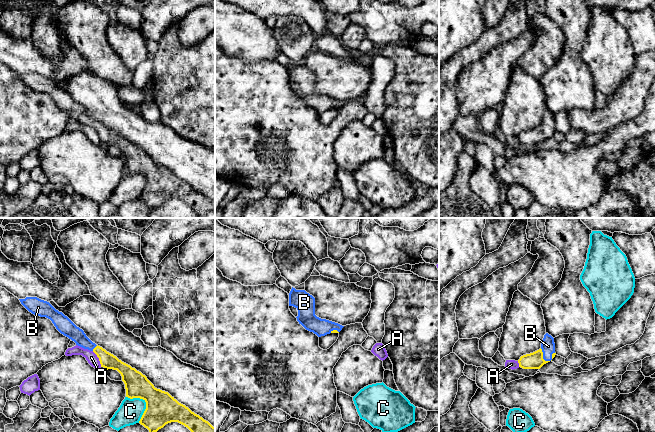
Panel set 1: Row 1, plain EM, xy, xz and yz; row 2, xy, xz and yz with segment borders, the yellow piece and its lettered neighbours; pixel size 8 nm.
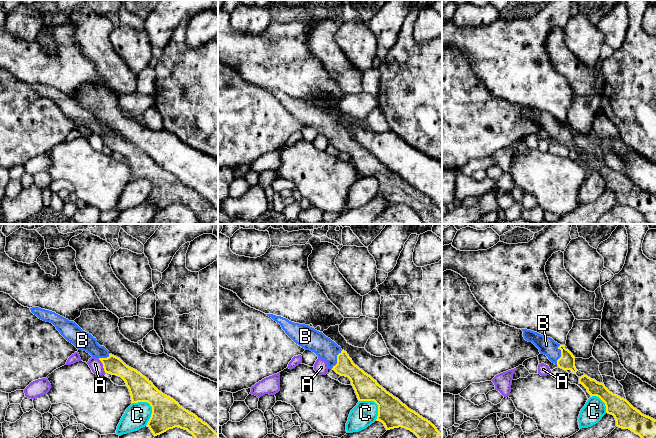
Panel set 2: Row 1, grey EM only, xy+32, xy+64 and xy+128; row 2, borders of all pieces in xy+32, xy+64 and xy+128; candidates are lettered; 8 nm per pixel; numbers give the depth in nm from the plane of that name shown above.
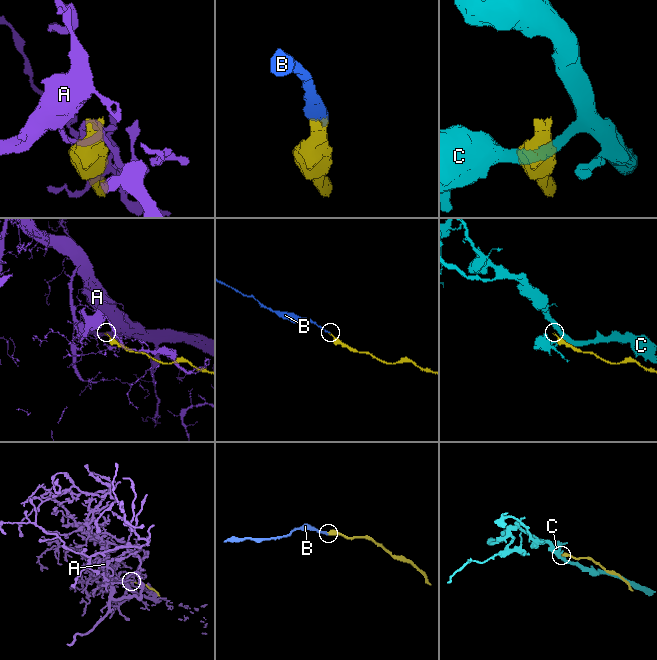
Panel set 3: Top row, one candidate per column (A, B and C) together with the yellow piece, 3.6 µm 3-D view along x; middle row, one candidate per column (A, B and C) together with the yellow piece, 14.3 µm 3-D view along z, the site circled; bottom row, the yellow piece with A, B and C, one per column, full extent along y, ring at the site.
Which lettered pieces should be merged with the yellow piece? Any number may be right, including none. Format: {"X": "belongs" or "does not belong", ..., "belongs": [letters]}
{"A": "does not belong", "B": "belongs", "C": "does not belong", "belongs": ["B"]}

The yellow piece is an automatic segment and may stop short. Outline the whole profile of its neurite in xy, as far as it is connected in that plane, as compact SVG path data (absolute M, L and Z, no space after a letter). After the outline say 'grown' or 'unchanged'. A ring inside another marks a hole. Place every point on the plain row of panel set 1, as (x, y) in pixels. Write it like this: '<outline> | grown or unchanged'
M26 73L19 76L35 92L50 95L56 105L74 117L76 121L93 127L99 134L101 143L107 146L117 146L121 150L126 173L140 174L146 178L146 185L139 199L149 206L149 210L157 208L168 199L178 198L187 203L199 218L215 218L215 203L208 197L179 179L168 168L155 164L141 148L93 119L82 105L49 78L37 73Z | grown

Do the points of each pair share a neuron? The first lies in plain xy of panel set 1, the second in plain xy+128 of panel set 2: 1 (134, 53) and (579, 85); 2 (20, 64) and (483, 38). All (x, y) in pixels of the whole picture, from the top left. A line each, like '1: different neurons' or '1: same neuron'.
1: different neurons
2: same neuron

